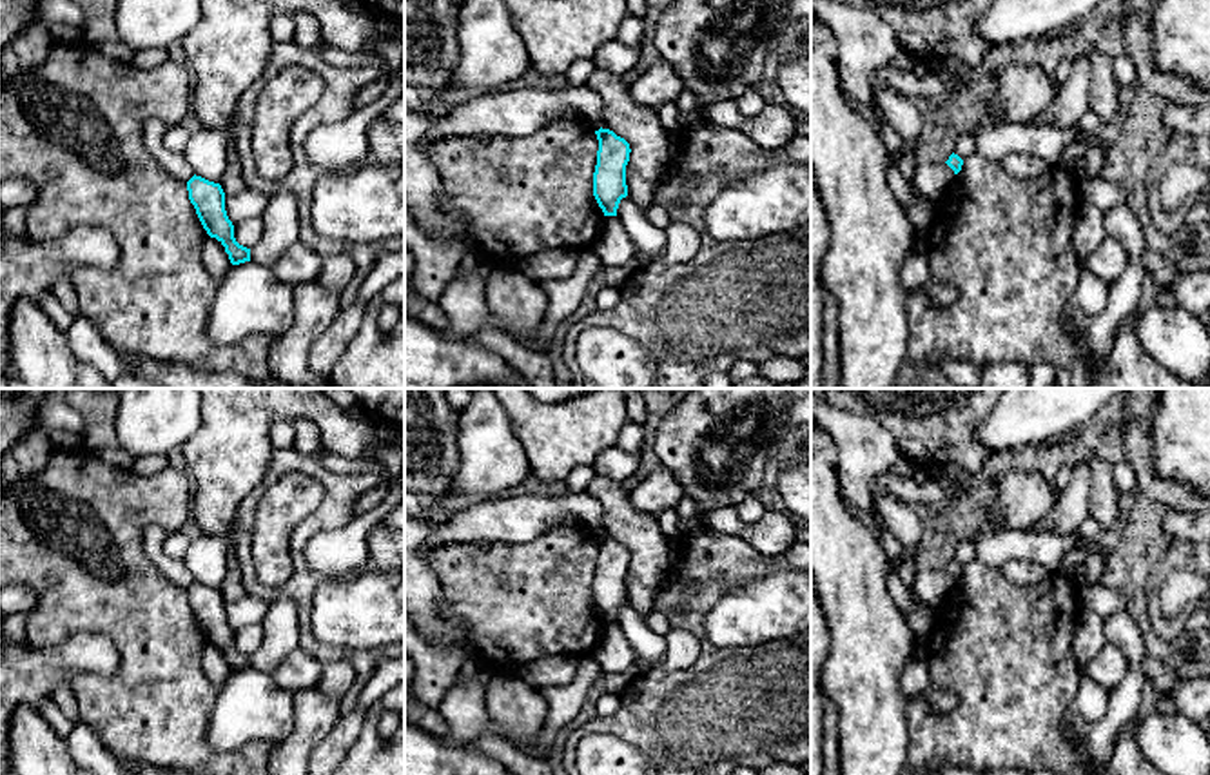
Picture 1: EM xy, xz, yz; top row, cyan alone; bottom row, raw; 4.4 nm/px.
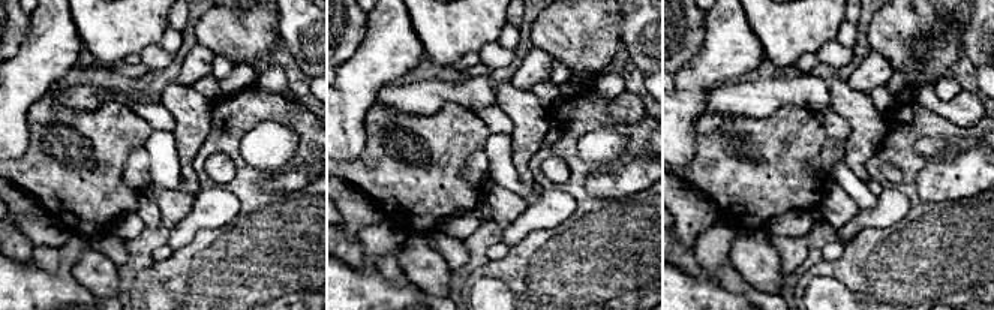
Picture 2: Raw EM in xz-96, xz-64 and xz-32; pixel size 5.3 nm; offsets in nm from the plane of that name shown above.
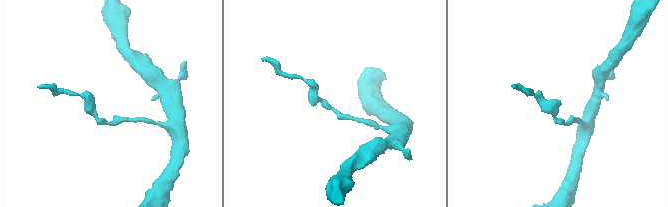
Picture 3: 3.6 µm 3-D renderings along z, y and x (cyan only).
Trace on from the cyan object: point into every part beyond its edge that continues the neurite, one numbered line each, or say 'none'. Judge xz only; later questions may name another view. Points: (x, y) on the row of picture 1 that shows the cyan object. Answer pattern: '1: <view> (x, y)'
none

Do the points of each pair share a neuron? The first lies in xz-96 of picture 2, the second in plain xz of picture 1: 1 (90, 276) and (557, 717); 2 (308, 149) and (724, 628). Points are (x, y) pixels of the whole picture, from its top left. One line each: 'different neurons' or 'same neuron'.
1: different neurons
2: different neurons

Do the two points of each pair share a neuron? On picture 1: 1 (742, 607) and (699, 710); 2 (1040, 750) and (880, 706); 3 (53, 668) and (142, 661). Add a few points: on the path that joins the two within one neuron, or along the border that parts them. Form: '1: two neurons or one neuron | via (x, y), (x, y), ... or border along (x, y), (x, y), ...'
1: two neurons | border along (702, 619), (708, 637), (719, 647), (768, 643)
2: two neurons | border along (904, 705), (907, 755)
3: two neurons | border along (107, 634), (118, 667), (109, 676), (75, 674)

